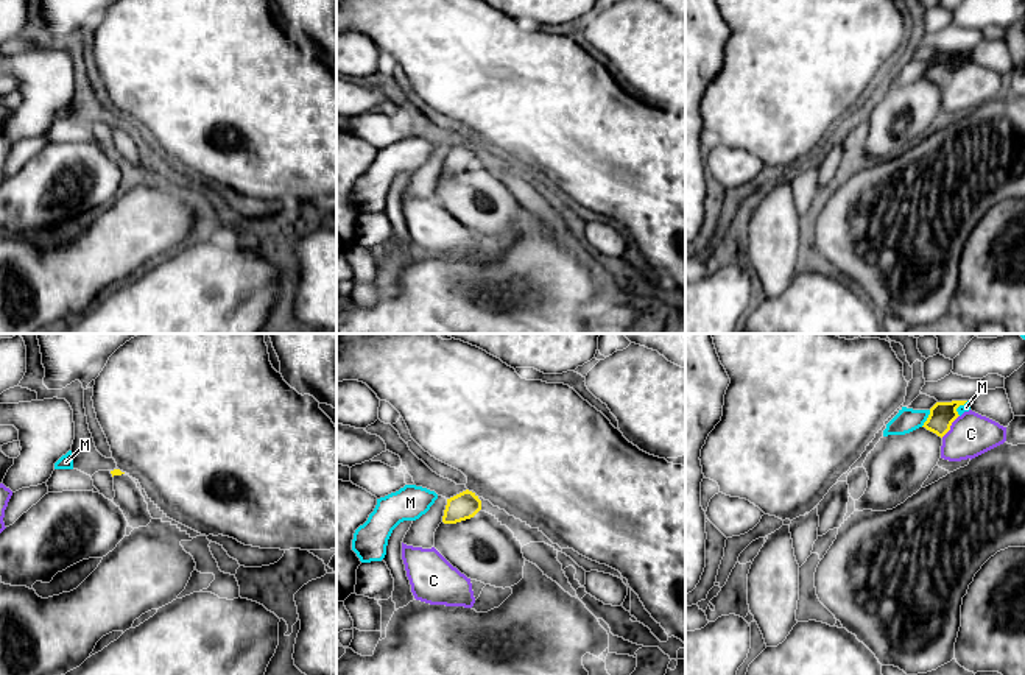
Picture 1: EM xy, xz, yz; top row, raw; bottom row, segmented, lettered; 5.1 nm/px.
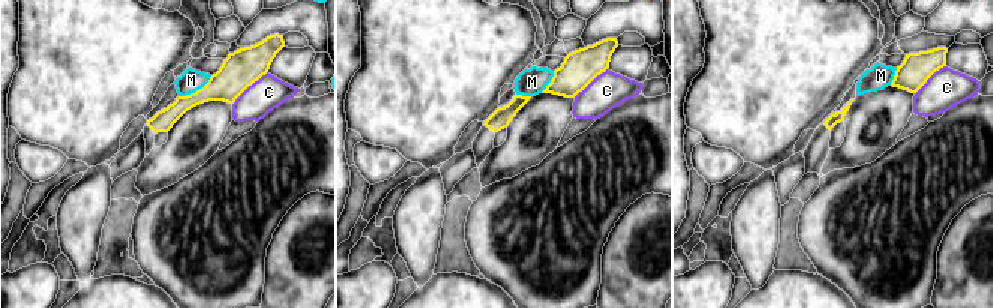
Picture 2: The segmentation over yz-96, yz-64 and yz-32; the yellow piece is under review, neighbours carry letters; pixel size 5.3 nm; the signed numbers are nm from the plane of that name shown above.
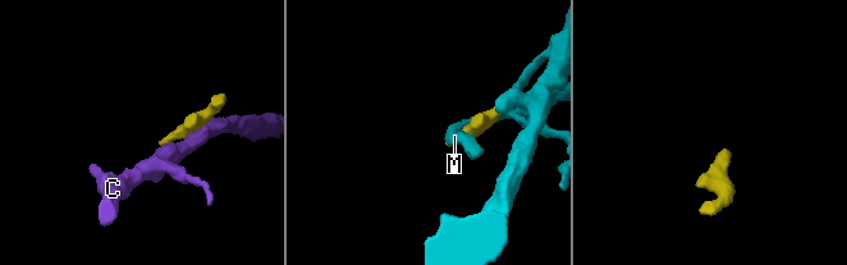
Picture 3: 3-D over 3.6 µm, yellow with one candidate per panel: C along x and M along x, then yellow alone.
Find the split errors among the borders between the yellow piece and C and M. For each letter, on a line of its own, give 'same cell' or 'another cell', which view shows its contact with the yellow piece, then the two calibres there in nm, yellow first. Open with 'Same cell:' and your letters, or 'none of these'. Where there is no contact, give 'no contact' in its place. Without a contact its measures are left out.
Same cell: none of these
C: another cell; contact in yz; calibres 130 and 220 nm
M: another cell; contact in yz; calibres 130 and 120 nm

